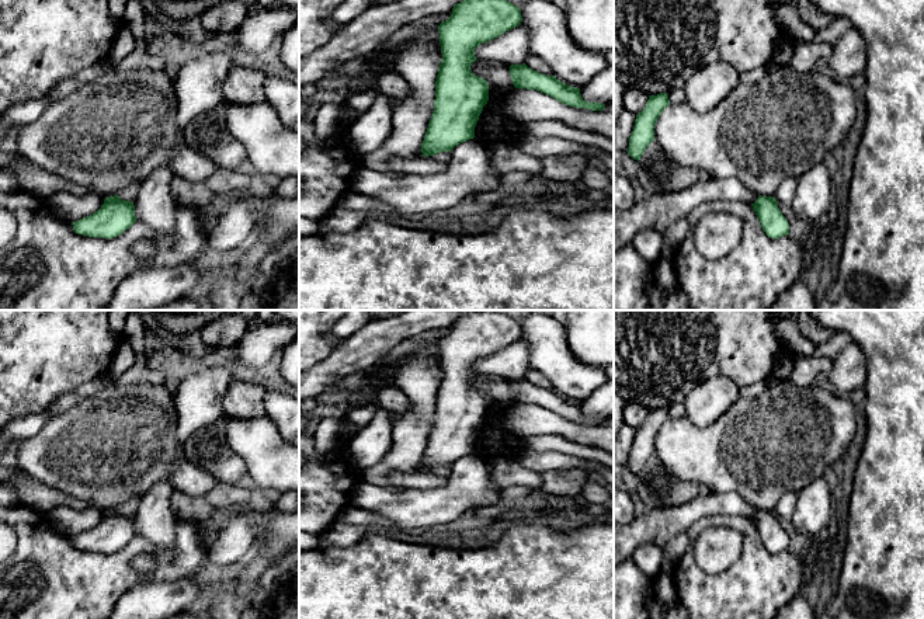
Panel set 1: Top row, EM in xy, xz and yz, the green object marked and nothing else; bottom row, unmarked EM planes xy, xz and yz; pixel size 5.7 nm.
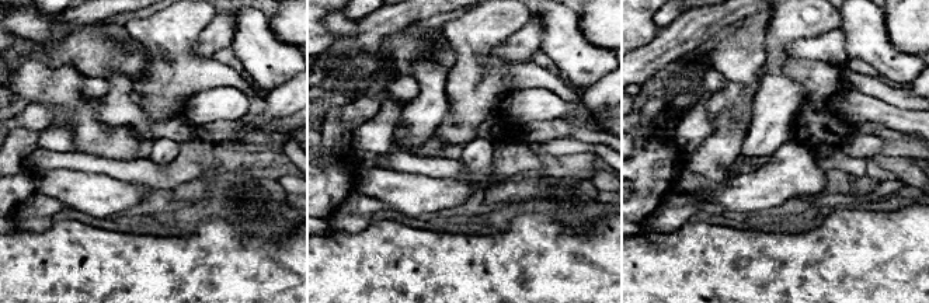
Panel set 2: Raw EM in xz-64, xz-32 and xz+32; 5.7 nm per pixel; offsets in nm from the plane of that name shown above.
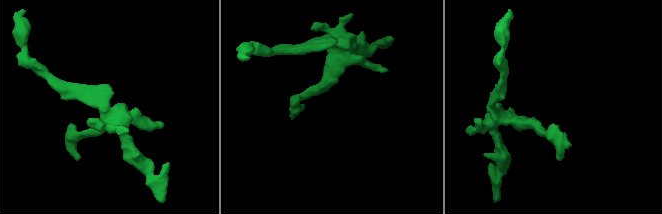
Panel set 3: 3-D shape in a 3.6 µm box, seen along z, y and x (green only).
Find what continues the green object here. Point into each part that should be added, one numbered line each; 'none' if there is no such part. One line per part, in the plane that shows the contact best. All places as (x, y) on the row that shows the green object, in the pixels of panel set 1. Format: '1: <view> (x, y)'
none

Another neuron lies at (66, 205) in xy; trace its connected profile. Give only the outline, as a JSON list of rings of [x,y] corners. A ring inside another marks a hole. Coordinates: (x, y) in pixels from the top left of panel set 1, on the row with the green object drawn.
[[[60,191],[48,198],[48,202],[58,218],[73,223],[98,211],[104,204],[104,199],[104,197],[95,192],[76,195]]]

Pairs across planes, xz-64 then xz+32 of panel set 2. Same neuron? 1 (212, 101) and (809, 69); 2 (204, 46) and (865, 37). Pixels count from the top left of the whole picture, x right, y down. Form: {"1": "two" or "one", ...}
{"1": "two", "2": "two"}

